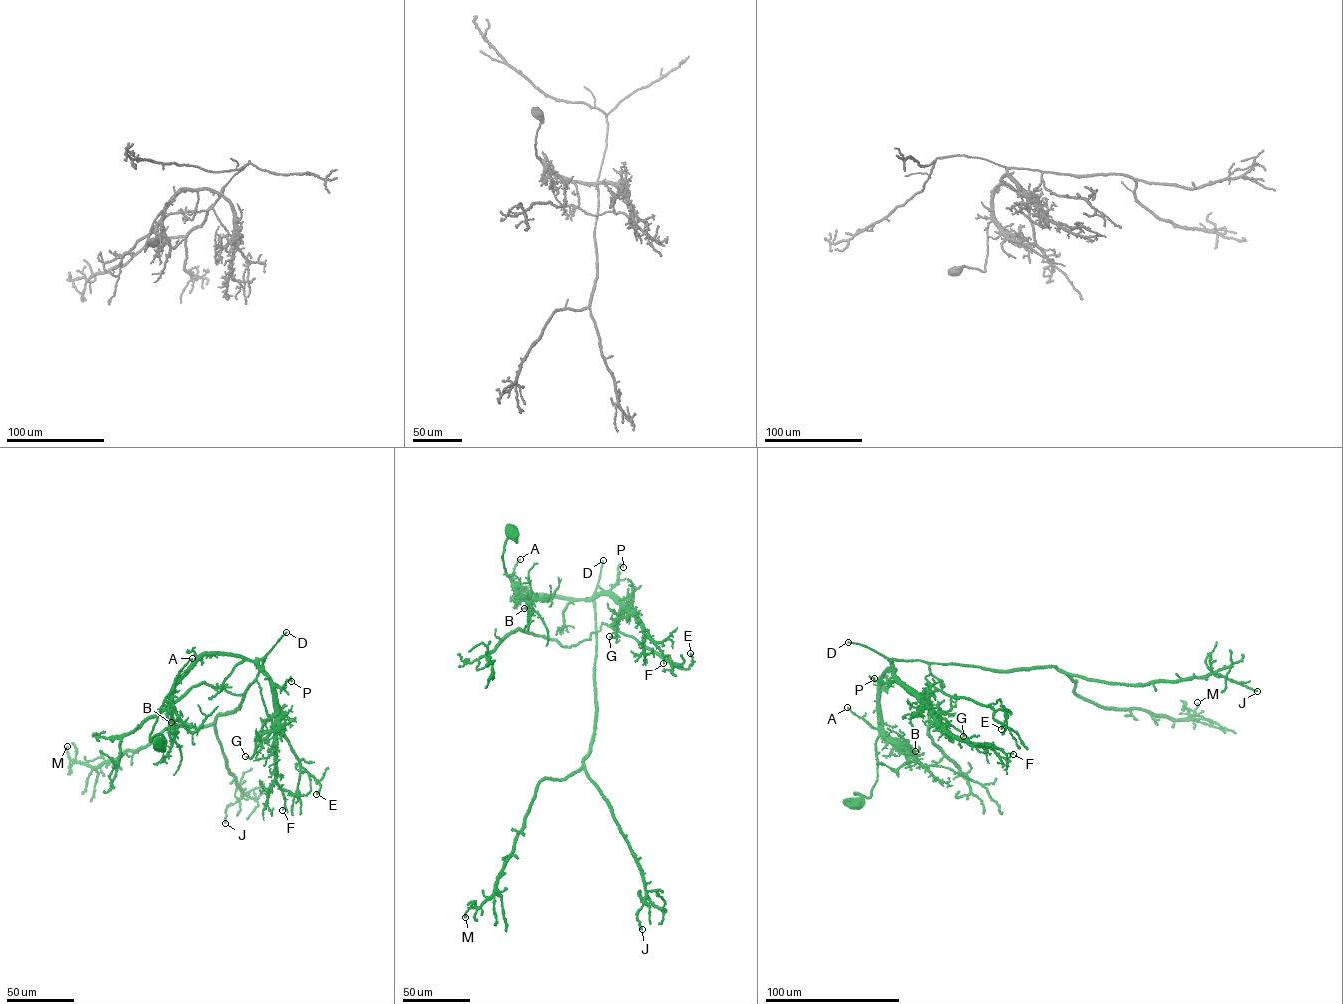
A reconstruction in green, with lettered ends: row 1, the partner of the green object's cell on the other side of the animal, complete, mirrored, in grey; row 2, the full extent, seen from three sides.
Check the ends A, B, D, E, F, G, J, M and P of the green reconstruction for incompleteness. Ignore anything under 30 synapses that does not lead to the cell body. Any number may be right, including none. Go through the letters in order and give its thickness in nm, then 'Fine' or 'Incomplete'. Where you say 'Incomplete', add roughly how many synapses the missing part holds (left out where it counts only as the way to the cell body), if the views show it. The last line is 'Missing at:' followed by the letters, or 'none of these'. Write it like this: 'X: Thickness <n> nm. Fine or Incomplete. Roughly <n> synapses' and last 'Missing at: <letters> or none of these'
A: Thickness 190 nm. Fine
B: Thickness 240 nm. Fine
D: Thickness 360 nm. Incomplete. Roughly 800 synapses
E: Thickness 400 nm. Fine
F: Thickness 260 nm. Fine
G: Thickness 200 nm. Fine
J: Thickness 380 nm. Fine
M: Thickness 500 nm. Fine
P: Thickness 240 nm. Fine
Missing at: D

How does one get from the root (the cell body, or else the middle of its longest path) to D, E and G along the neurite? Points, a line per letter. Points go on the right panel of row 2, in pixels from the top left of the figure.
D: (852, 803), (860, 797), (855, 793), (870, 797), (877, 780), (879, 686), (891, 665), (875, 651), (848, 642)
E: (852, 803), (877, 780), (879, 686), (892, 660), (926, 662), (942, 692), (1009, 710), (1001, 729)
G: (852, 803), (860, 797), (855, 793), (870, 797), (877, 780), (879, 686), (887, 668), (963, 736)

